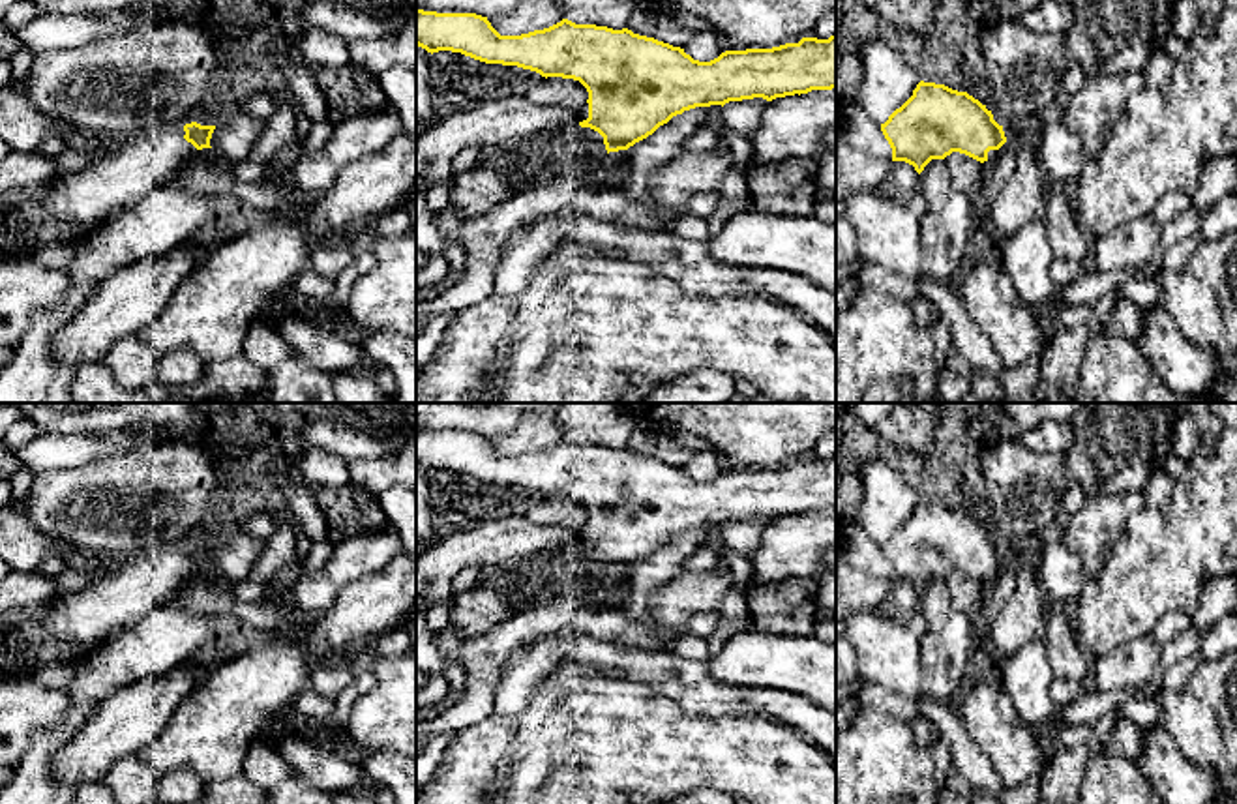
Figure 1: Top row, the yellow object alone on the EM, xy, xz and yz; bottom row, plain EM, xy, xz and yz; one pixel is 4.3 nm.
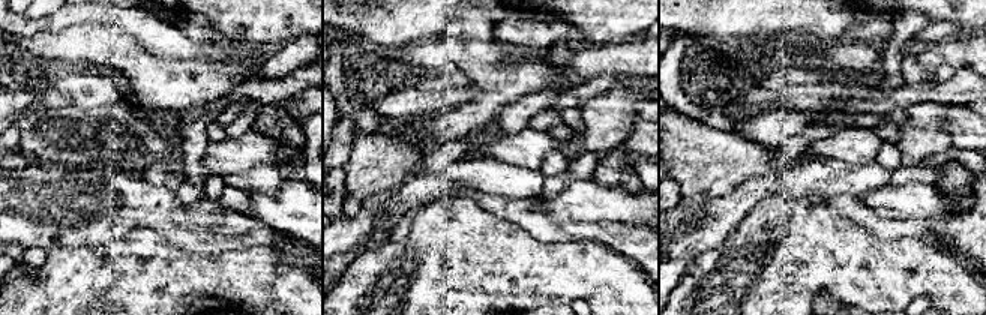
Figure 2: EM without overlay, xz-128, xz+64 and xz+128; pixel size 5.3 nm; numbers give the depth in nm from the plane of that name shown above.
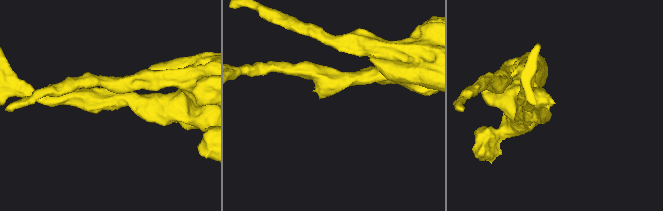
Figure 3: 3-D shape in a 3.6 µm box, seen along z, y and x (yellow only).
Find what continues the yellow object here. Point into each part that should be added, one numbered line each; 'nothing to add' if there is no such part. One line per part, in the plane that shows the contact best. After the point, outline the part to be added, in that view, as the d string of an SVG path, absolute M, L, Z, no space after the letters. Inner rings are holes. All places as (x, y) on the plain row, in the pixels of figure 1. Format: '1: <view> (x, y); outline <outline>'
1: xz (591, 561); outline M579 545L579 568L585 572L585 573L607 573L605 570L605 564L604 564L604 557L590 549L590 547L581 547Z

